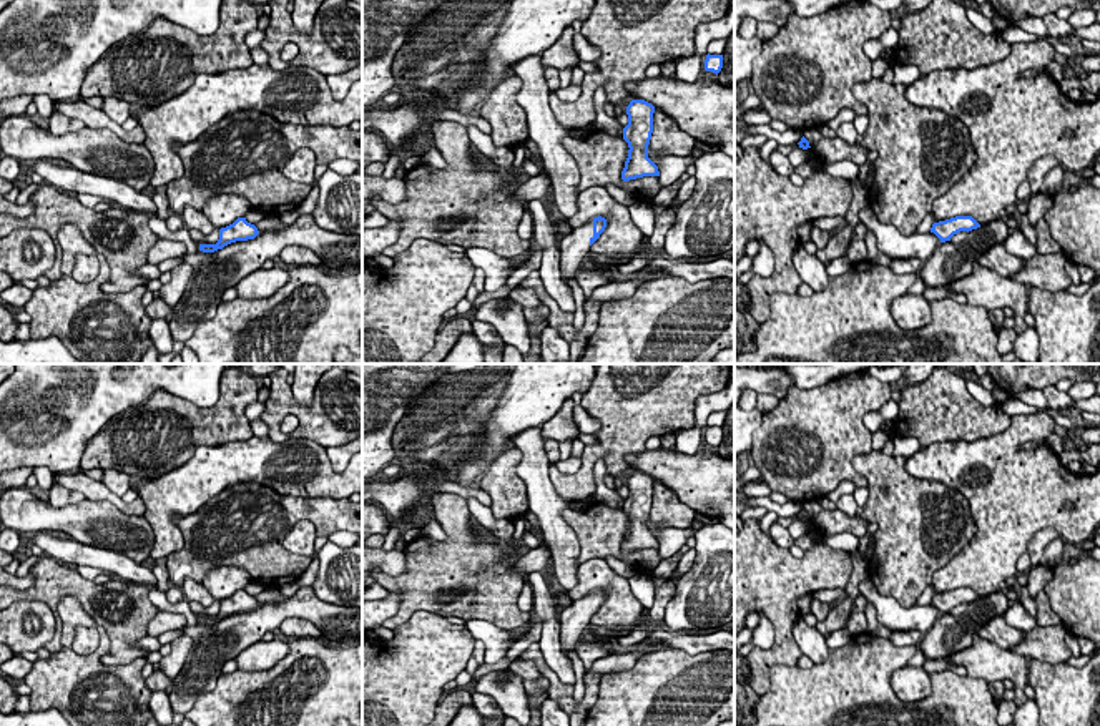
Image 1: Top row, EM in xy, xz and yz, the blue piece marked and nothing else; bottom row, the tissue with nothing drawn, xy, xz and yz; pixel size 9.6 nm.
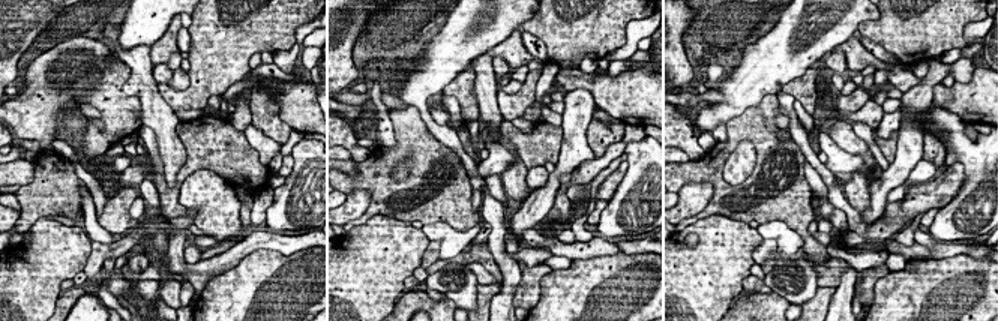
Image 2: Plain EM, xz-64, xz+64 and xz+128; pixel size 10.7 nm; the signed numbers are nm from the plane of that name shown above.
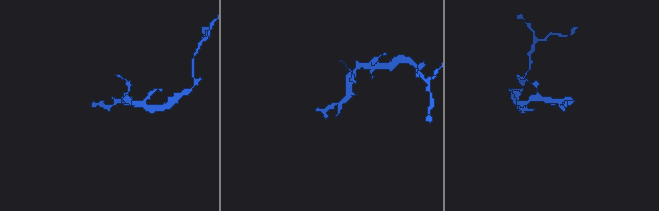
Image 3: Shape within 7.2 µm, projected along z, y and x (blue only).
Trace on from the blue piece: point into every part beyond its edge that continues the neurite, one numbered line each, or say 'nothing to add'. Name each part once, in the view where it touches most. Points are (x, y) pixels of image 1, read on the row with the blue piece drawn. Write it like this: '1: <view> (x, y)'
1: xz (575, 246)

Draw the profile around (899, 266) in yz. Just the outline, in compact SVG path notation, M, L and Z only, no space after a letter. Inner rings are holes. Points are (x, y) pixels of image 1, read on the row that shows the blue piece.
M891 259L889 269L896 274L919 274L922 266L921 259Z

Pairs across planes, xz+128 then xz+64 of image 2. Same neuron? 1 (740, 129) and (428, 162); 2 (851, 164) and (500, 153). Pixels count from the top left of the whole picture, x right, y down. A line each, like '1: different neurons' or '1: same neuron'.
1: same neuron
2: same neuron

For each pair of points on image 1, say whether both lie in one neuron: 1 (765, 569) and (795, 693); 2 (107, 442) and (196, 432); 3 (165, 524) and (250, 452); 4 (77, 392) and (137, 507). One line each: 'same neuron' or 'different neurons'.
1: different neurons
2: same neuron
3: same neuron
4: different neurons

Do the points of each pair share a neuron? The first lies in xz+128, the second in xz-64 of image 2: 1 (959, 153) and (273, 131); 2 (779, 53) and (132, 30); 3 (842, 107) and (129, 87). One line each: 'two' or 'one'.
1: two
2: one
3: two

